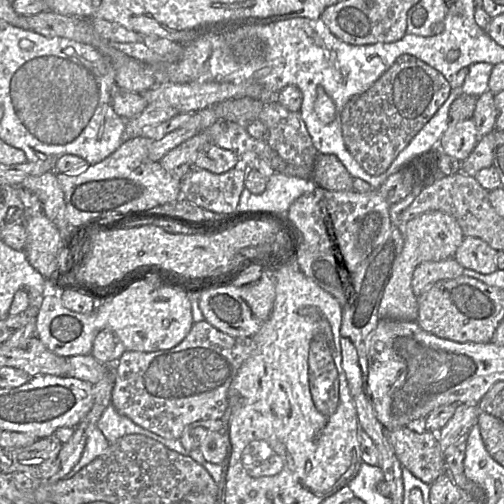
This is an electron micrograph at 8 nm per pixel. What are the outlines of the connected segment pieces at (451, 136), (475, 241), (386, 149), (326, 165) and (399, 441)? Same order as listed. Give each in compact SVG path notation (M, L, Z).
M467 119L448 126L440 138L441 152L463 162L478 142L478 131L474 120Z
M464 237L454 258L465 269L481 274L491 274L497 270L497 252L480 238Z
M401 55L367 91L345 105L341 124L347 150L366 173L384 173L445 103L451 90L440 72L412 55Z
M332 154L317 155L311 179L317 185L330 191L353 190L354 177L348 172L342 162Z
M423 419L387 434L396 457L415 477L433 484L447 474L437 432L426 431Z

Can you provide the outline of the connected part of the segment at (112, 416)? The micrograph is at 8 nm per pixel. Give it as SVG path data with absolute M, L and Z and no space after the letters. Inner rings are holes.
M112 404L108 405L103 411L96 426L110 444L115 443L126 435L138 434L156 440L170 450L174 450L183 455L189 455L189 452L185 450L179 439L166 439L138 426L128 417L118 413Z

